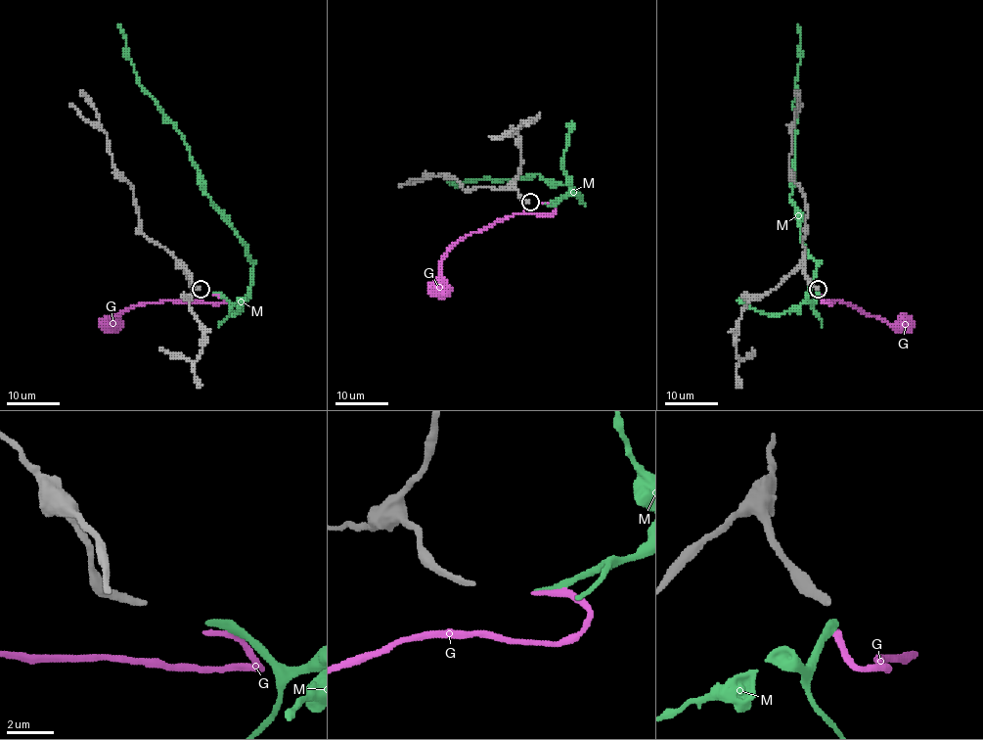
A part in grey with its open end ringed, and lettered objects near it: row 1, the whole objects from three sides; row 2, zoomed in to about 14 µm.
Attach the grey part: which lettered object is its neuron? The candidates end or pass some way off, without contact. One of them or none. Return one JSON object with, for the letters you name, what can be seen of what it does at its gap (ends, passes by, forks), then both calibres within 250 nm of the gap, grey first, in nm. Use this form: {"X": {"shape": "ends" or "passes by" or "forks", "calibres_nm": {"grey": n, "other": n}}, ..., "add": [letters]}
{"M": {"shape": "ends", "calibres_nm": {"grey": 240, "other": 280}}, "add": ["M"]}

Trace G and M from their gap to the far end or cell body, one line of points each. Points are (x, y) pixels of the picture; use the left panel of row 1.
G: (213, 296), (226, 303), (160, 300), (131, 305), (111, 318), (111, 323)
M: (213, 293), (240, 301), (252, 262), (202, 191), (182, 133), (139, 83), (118, 23)

